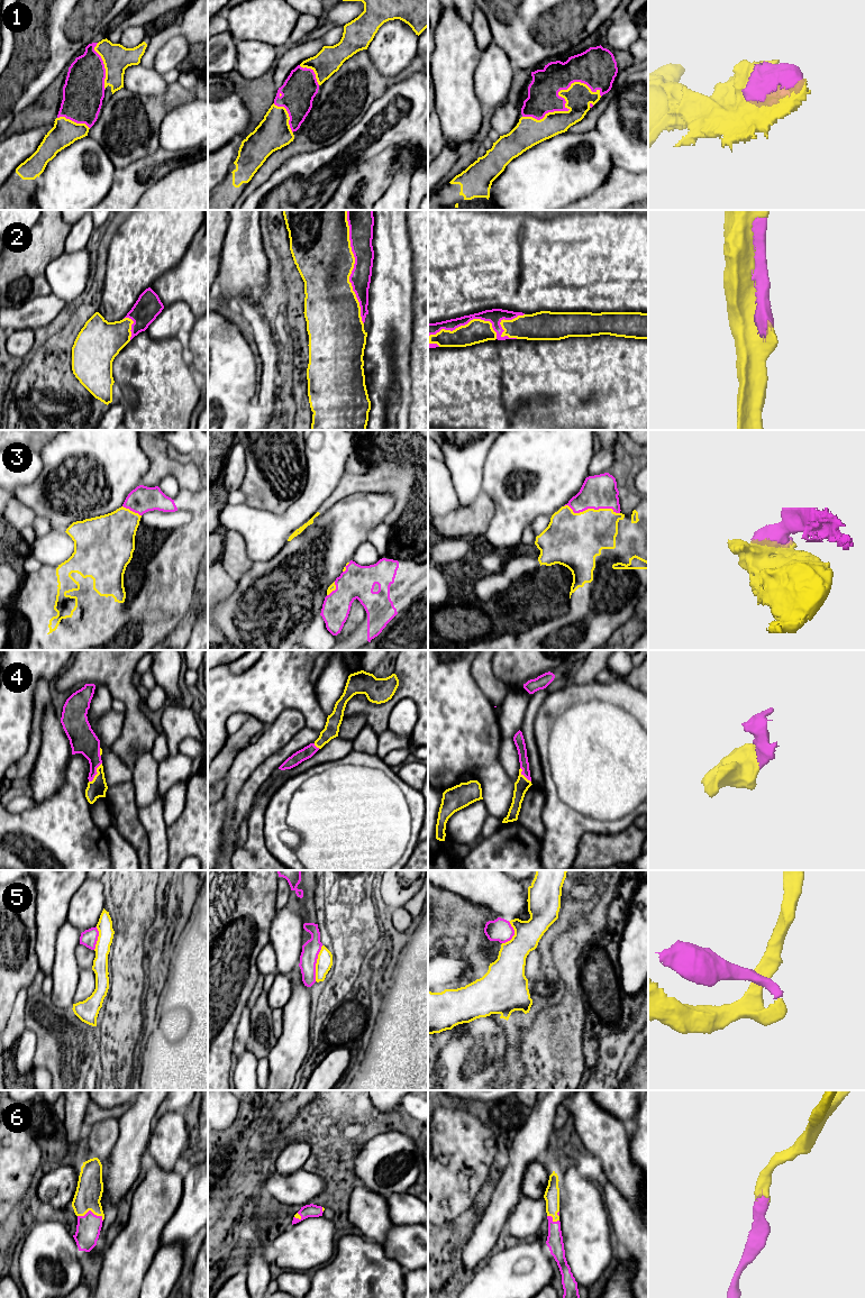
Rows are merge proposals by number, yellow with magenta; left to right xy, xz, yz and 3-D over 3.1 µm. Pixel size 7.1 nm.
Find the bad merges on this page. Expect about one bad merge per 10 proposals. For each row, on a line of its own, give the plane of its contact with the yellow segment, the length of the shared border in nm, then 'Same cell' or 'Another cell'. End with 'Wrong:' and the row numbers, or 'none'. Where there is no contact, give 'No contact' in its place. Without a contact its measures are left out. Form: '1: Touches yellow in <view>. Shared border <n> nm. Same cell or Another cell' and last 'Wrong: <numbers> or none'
1: Touches yellow in yz. Shared border 600 nm. Same cell
2: Touches yellow in xz. Shared border 800 nm. Same cell
3: Touches yellow in yz. Shared border 400 nm. Same cell
4: Touches yellow in xy. Shared border 170 nm. Same cell
5: Touches yellow in xz. Shared border 260 nm. Same cell
6: Touches yellow in xy. Shared border 190 nm. Same cell
Wrong: none

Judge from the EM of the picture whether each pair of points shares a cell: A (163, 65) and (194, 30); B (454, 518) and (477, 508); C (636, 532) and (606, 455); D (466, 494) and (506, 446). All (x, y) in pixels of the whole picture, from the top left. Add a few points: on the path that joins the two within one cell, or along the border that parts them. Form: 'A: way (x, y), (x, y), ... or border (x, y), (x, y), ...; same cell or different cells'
A: border (190, 43), (181, 36), (174, 36), (161, 48); different cells
B: way (460, 518), (467, 518), (472, 513); same cell
C: way (613, 535), (601, 522), (601, 482); same cell
D: border (490, 448), (485, 459), (481, 491); different cells

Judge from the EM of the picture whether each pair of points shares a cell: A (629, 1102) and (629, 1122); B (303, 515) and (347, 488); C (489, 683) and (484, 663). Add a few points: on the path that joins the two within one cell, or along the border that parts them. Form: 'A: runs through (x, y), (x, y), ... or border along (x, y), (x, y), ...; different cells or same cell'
A: runs through (629, 1106), (629, 1117); same cell
B: border along (336, 485), (335, 490), (317, 511); different cells
C: runs through (485, 678), (484, 667); same cell

